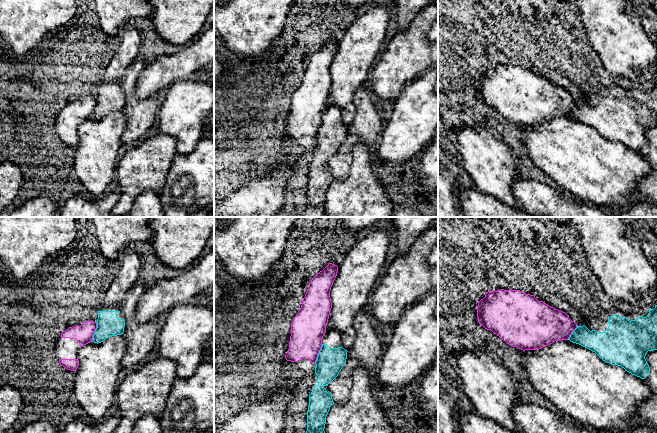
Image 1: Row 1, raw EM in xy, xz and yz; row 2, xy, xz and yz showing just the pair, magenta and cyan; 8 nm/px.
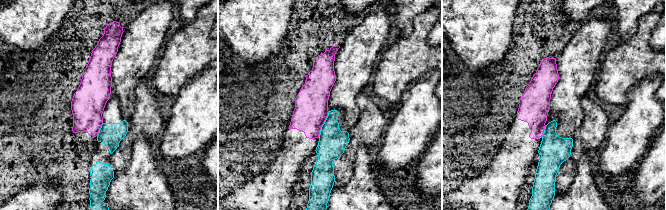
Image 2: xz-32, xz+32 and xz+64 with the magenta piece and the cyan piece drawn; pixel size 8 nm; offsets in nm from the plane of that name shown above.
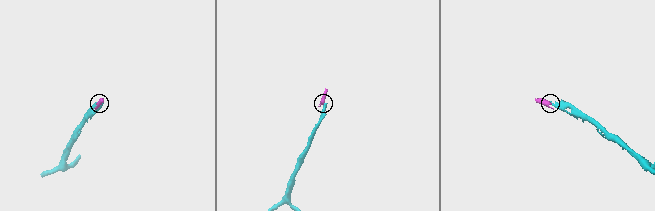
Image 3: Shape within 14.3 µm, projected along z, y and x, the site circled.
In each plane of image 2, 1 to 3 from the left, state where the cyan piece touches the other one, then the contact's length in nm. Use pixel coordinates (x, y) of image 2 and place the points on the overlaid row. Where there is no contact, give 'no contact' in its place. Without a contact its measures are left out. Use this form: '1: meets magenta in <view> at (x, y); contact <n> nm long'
1: meets magenta in xz-32 at (99, 129); contact 120 nm long
2: meets magenta in xz+32 at (323, 123); contact 240 nm long
3: meets magenta in xz+64 at (543, 131); contact 100 nm long

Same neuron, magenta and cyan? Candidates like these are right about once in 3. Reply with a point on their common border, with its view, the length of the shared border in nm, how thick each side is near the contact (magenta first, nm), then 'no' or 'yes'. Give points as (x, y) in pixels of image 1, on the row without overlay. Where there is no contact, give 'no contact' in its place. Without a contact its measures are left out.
contact xy (94, 107); length 160 nm; calibres 150 and 180 nm; no

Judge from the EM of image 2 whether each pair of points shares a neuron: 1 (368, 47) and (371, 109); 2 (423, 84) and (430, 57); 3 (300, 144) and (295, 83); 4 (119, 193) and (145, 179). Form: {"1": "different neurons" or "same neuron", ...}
{"1": "different neurons", "2": "different neurons", "3": "different neurons", "4": "same neuron"}

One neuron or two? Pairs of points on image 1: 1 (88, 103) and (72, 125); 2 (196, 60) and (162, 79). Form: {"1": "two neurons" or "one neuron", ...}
{"1": "one neuron", "2": "one neuron"}

